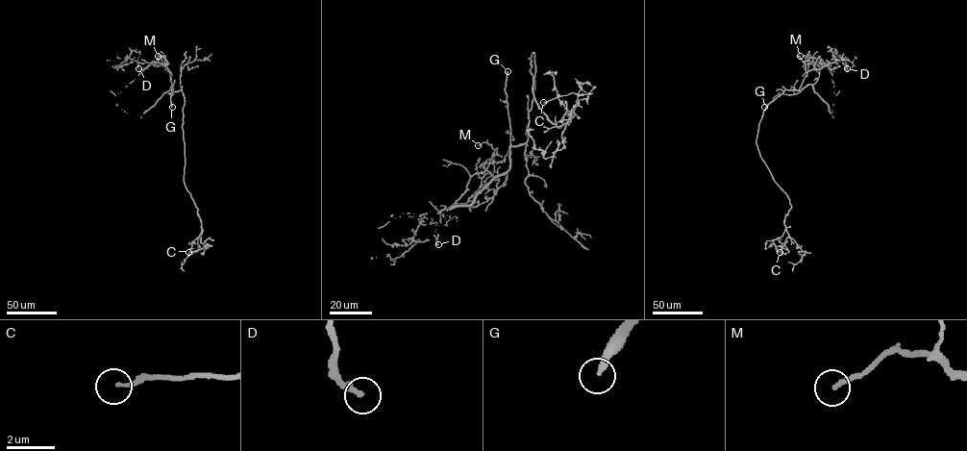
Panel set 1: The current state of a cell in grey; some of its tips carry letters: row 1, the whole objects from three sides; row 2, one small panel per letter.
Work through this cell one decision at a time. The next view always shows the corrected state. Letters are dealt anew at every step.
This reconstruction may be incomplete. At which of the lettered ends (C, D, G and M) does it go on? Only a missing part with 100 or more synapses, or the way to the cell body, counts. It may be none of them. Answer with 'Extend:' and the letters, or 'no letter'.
Extend: G

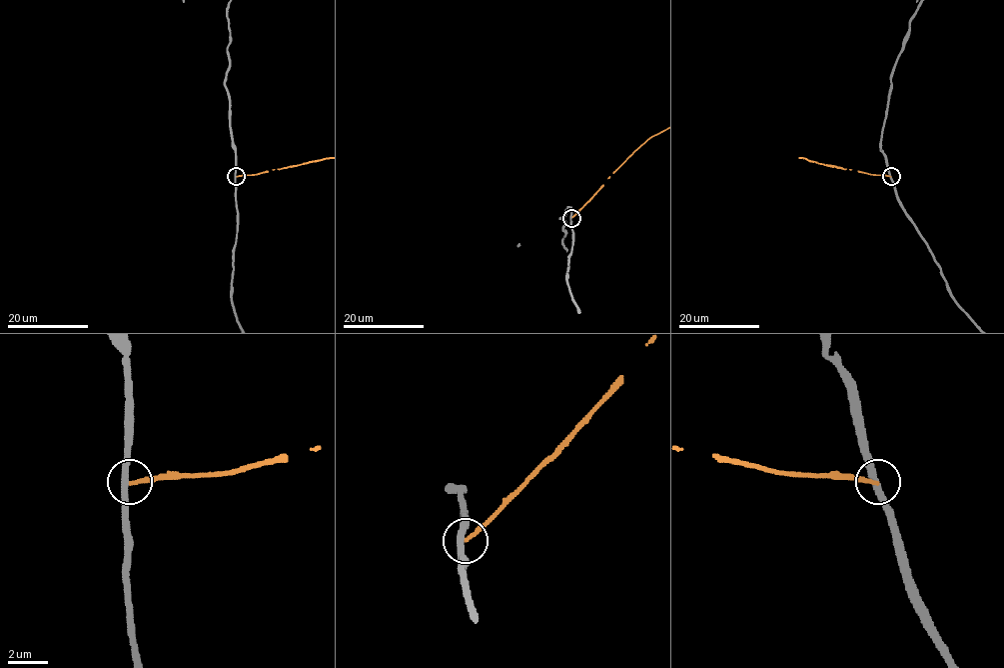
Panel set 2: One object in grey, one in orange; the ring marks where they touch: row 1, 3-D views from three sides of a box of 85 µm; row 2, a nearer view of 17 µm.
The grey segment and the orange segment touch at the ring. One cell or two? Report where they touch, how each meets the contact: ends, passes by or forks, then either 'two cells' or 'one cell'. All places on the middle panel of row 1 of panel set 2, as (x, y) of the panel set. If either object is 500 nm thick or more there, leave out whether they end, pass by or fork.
(571, 218) | grey passes by | orange ends | two cells

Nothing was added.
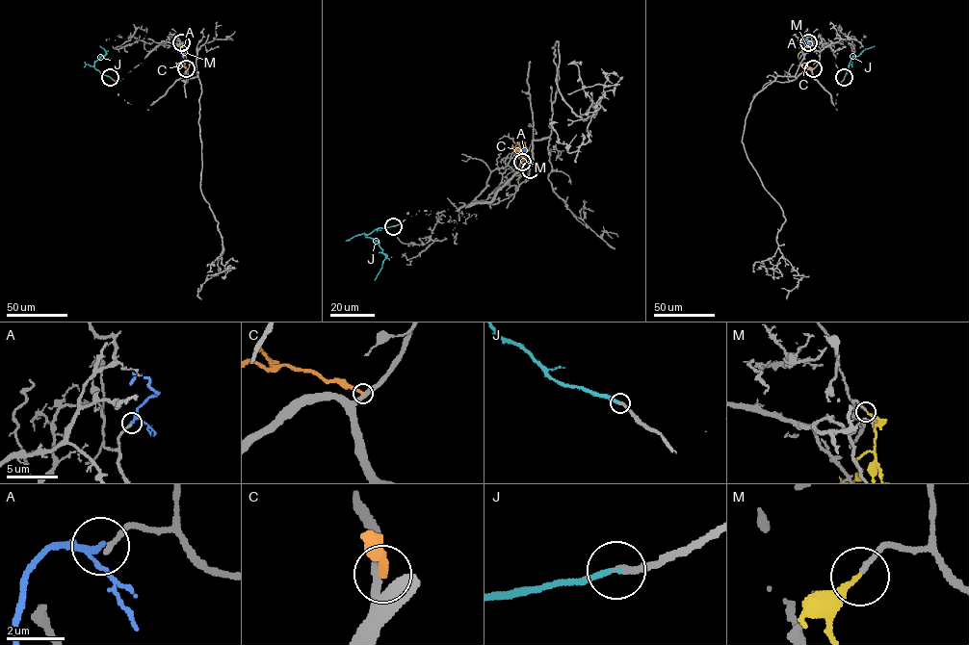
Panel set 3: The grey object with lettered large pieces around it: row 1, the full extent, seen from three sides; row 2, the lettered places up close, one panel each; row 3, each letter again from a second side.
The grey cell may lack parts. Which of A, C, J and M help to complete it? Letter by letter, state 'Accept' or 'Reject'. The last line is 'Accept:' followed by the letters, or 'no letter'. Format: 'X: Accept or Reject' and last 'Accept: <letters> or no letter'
A: Reject
C: Reject
J: Accept
M: Accept
Accept: J, M

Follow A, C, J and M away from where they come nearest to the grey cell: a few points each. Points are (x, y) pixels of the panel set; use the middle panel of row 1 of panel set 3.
A: (521, 161), (528, 155), (523, 146)
C: (530, 169), (521, 152), (514, 149), (512, 144)
J: (393, 225), (364, 233), (378, 242), (385, 255), (374, 280)
M: (521, 162), (525, 152), (524, 141)

